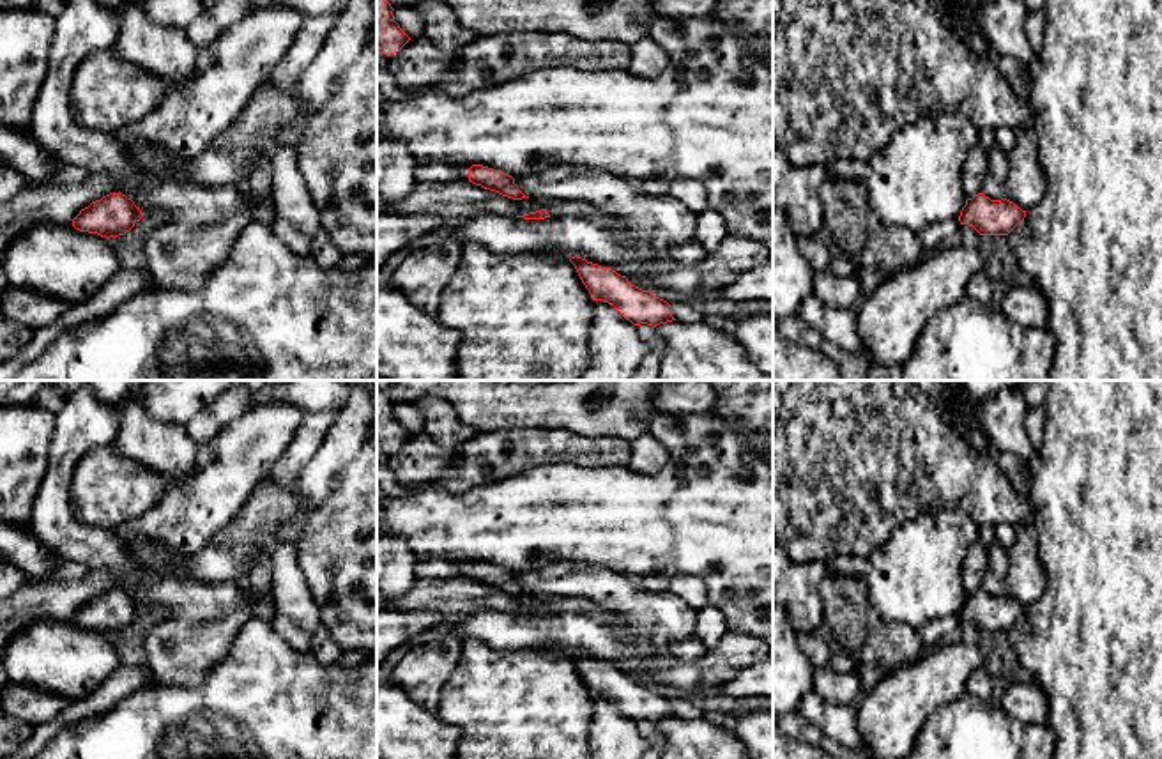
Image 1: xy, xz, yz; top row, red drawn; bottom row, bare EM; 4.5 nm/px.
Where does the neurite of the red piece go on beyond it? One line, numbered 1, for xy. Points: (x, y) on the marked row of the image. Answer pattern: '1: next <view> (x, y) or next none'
1: next none

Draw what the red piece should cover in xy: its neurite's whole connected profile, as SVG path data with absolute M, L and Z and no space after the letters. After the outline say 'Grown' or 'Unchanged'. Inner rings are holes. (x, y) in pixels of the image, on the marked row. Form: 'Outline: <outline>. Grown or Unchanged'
Outline: M110 193L81 209L73 219L73 226L80 232L97 234L110 239L124 235L141 218L143 212L131 198L122 193Z. Unchanged

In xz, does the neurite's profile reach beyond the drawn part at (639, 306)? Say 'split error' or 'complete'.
complete

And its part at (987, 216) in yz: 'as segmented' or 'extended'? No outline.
as segmented

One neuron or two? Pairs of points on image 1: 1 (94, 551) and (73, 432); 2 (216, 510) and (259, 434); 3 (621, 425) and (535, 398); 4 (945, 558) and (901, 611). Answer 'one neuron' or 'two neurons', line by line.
1: one neuron
2: one neuron
3: one neuron
4: one neuron

